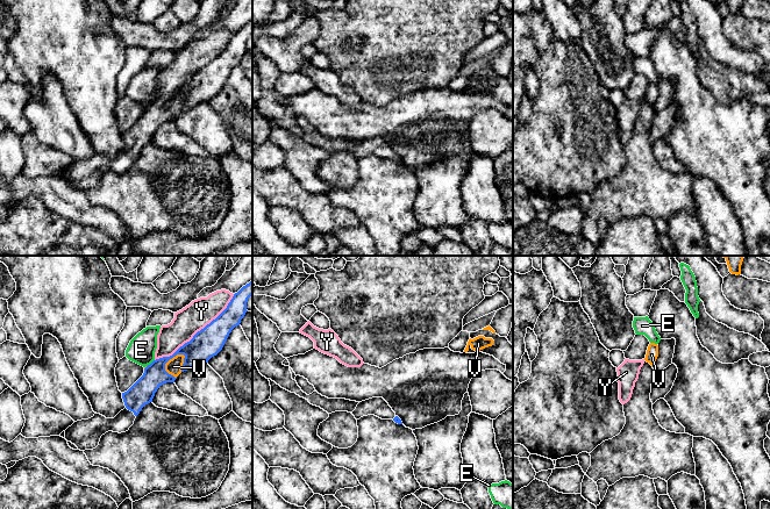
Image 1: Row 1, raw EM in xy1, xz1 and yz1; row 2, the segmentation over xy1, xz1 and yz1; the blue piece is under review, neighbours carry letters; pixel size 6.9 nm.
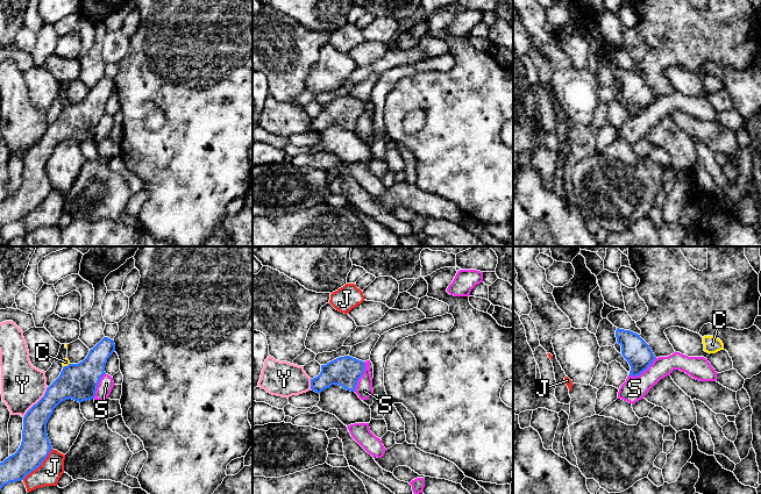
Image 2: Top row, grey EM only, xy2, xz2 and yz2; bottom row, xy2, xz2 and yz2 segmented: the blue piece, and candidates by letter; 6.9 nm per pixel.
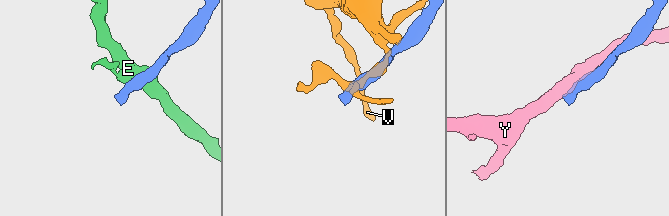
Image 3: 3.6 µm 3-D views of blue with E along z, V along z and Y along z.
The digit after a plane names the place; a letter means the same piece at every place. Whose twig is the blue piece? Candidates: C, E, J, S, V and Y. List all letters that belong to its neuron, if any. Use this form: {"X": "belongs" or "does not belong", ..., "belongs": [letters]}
{"C": "does not belong", "E": "does not belong", "J": "does not belong", "S": "does not belong", "V": "does not belong", "Y": "does not belong", "belongs": []}

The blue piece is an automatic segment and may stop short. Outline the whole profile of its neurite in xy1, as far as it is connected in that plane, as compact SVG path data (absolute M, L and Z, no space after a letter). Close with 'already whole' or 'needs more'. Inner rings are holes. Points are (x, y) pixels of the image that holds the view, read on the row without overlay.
M252 20L243 26L228 43L227 48L193 78L180 86L172 95L154 100L144 108L143 115L124 132L122 138L126 148L114 158L106 158L94 153L88 159L74 162L65 170L65 179L74 184L78 189L93 189L100 178L108 171L126 172L134 164L142 148L152 142L157 129L177 117L165 110L165 103L177 94L184 94L183 109L187 110L200 102L216 95L223 87L231 70L240 65L247 50L248 38L252 35Z; needs more

